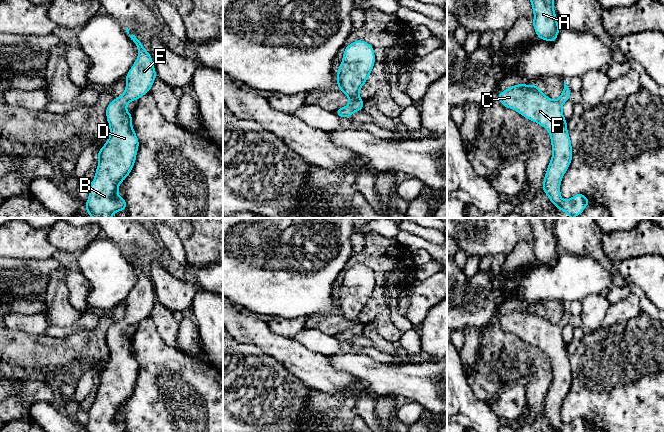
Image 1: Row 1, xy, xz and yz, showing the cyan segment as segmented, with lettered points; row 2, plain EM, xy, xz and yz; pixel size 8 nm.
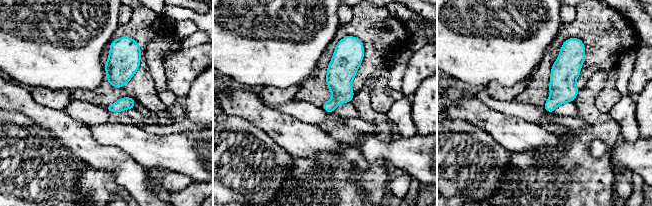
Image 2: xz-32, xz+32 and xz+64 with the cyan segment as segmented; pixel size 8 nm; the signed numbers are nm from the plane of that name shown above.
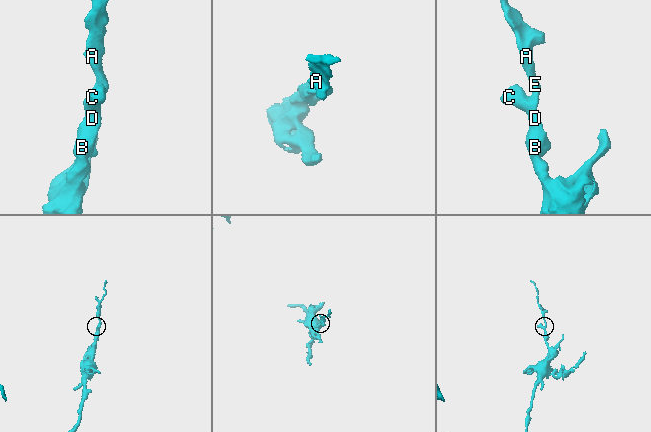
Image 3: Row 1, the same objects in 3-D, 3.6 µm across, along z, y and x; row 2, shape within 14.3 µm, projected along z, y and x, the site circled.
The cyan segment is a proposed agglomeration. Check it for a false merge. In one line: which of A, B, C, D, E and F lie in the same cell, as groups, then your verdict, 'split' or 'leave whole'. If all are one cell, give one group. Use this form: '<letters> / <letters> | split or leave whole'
A B C D E F | leave whole

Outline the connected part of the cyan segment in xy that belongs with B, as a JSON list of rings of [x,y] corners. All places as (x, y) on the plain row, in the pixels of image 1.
[[[135,259],[129,260],[138,271],[138,282],[125,301],[126,312],[123,319],[107,330],[110,359],[97,377],[99,387],[95,401],[88,411],[86,432],[127,431],[125,423],[118,419],[118,413],[135,388],[139,370],[132,351],[132,338],[127,336],[127,328],[148,317],[156,303],[150,277]]]

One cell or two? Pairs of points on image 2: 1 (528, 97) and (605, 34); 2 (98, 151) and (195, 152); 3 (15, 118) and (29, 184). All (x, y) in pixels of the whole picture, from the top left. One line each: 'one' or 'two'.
1: one
2: two
3: one

